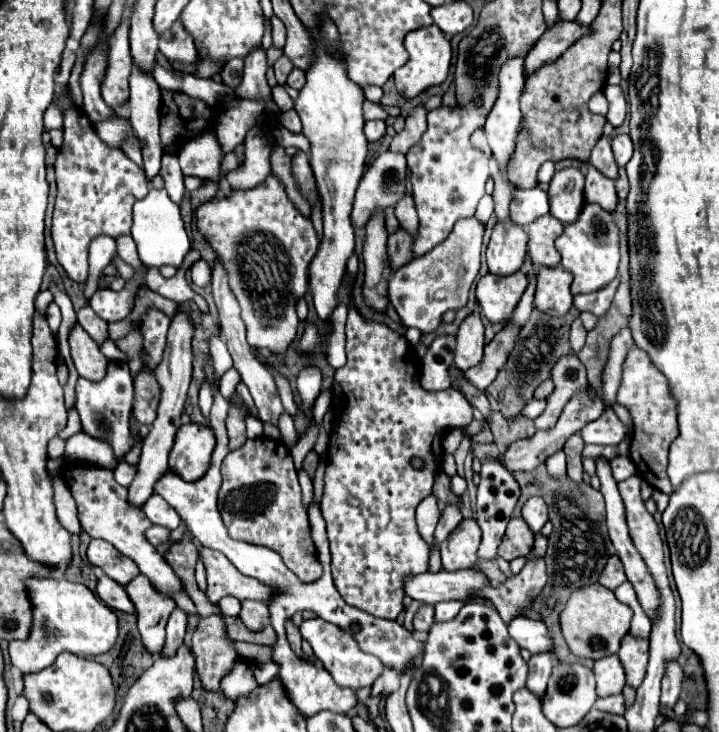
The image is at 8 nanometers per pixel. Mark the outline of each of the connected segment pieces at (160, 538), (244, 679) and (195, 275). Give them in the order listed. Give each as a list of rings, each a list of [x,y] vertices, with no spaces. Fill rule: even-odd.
[[[150,526],[148,532],[146,532],[146,540],[152,542],[154,546],[158,546],[168,538],[168,534],[170,534],[170,530],[164,528],[164,526]]]
[[[238,662],[234,666],[234,672],[222,680],[222,690],[228,700],[238,702],[240,698],[250,698],[250,694],[258,688],[258,682],[254,680],[252,668],[246,662]]]
[[[198,260],[198,262],[194,262],[192,268],[190,268],[190,276],[192,276],[192,282],[194,282],[196,286],[204,288],[204,286],[210,282],[210,276],[212,276],[210,266],[206,264],[206,260]]]

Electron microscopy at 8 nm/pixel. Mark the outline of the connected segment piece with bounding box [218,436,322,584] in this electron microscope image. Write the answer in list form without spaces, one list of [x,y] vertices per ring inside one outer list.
[[[262,436],[246,440],[240,448],[232,450],[222,462],[218,508],[232,538],[278,552],[284,564],[306,584],[322,576],[322,566],[310,538],[308,514],[302,508],[298,476],[286,444]]]

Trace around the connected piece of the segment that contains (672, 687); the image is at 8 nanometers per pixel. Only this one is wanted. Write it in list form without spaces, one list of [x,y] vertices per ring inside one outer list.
[[[670,660],[668,668],[664,670],[664,680],[662,680],[662,698],[660,702],[668,708],[674,708],[680,688],[682,688],[682,668],[676,664],[676,660]]]

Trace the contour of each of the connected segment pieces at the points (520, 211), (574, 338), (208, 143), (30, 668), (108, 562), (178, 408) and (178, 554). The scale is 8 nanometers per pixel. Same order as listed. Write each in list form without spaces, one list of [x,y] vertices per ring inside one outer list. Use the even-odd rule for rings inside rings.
[[[538,186],[532,190],[514,190],[514,198],[510,204],[510,220],[528,226],[536,218],[548,214],[548,196]]]
[[[576,318],[576,320],[572,322],[572,332],[570,332],[572,350],[574,350],[574,352],[580,352],[582,346],[584,346],[584,342],[586,342],[586,330],[584,330],[580,318]]]
[[[214,129],[206,130],[193,138],[192,142],[184,144],[178,154],[182,172],[186,176],[200,176],[204,180],[220,178],[222,158],[224,154],[220,150],[220,144],[216,142]]]
[[[28,578],[24,584],[36,616],[28,640],[10,642],[10,660],[22,674],[48,668],[64,650],[76,656],[96,656],[108,652],[114,646],[118,638],[118,618],[84,584],[56,578]]]
[[[104,540],[90,542],[88,560],[92,566],[102,568],[112,580],[116,580],[122,586],[126,586],[132,578],[136,578],[140,574],[140,570],[136,568],[136,564],[132,560],[128,560],[126,556],[116,552],[116,548],[112,548],[112,544],[108,544]]]
[[[178,308],[176,314],[172,316],[172,322],[170,322],[168,346],[164,350],[164,358],[162,358],[160,366],[154,370],[154,376],[162,386],[162,400],[160,400],[160,406],[158,406],[158,418],[154,420],[154,424],[150,426],[148,436],[142,442],[142,454],[140,454],[140,460],[138,460],[138,466],[136,466],[136,476],[134,476],[134,480],[128,488],[130,504],[134,504],[138,508],[154,494],[156,480],[168,470],[168,454],[170,454],[170,448],[174,444],[174,436],[176,436],[178,428],[182,426],[180,416],[182,416],[182,410],[184,410],[188,384],[192,380],[192,336],[194,336],[192,318],[184,310]]]
[[[184,534],[172,548],[170,552],[166,554],[166,560],[168,564],[172,564],[176,576],[180,576],[180,582],[184,582],[184,592],[190,596],[190,600],[196,604],[198,608],[198,614],[204,618],[208,614],[220,614],[220,608],[218,606],[212,606],[204,592],[200,592],[196,580],[194,580],[194,566],[196,566],[196,560],[200,558],[198,554],[198,548],[196,544],[192,542],[192,538],[188,534]]]

